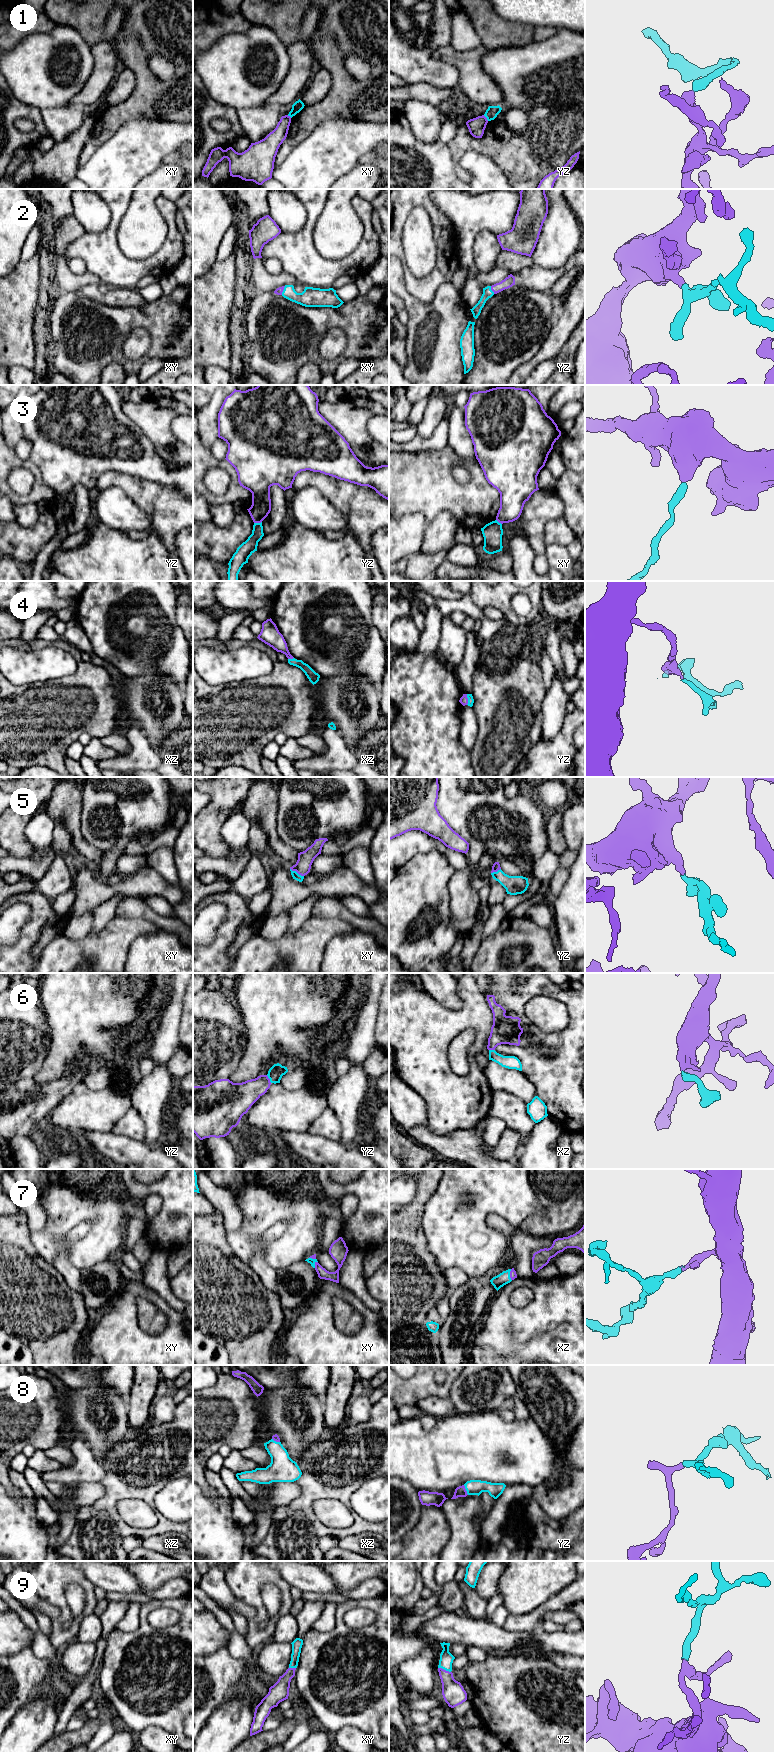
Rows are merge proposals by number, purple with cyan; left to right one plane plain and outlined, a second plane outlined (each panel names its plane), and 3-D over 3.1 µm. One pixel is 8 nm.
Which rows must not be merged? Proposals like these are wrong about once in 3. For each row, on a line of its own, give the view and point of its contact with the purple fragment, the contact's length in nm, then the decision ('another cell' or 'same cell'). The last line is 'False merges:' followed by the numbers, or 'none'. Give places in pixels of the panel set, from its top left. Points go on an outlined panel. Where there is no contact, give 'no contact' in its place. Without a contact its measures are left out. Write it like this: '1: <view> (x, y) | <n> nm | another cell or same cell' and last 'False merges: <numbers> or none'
1: yz (486, 118) | 60 nm | another cell
2: xy (283, 289) | 80 nm | same cell
3: yz (257, 522) | 70 nm | another cell
4: yz (467, 699) | 90 nm | same cell
5: xy (297, 872) | 130 nm | same cell
6: yz (269, 1079) | 80 nm | same cell
7: xz (510, 1275) | 100 nm | same cell
8: yz (465, 1490) | 90 nm | same cell
9: yz (444, 1670) | 110 nm | same cell
False merges: 1, 3

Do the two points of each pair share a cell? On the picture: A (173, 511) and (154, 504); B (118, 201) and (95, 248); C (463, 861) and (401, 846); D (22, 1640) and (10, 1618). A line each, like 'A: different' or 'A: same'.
A: same
B: same
C: same
D: same

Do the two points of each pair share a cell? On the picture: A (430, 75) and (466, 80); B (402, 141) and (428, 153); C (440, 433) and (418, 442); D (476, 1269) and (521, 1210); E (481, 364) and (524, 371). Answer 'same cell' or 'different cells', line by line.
A: different cells
B: same cell
C: same cell
D: same cell
E: different cells

